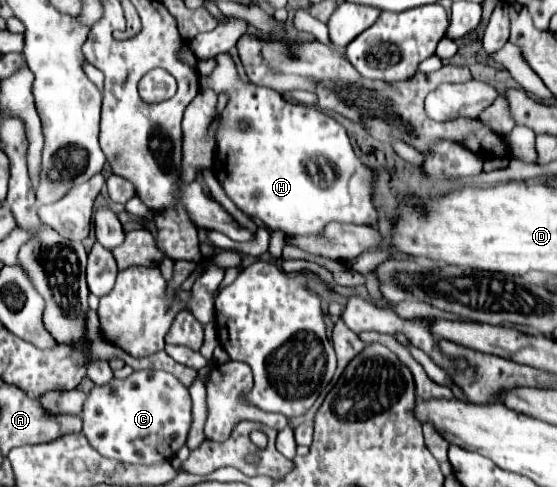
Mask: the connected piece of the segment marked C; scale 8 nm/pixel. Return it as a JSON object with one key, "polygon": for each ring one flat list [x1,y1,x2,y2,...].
{"polygon":[[133,371,127,379,95,385,83,405,83,435,103,457,131,465,151,465,173,459,191,429,191,395,167,371]]}

